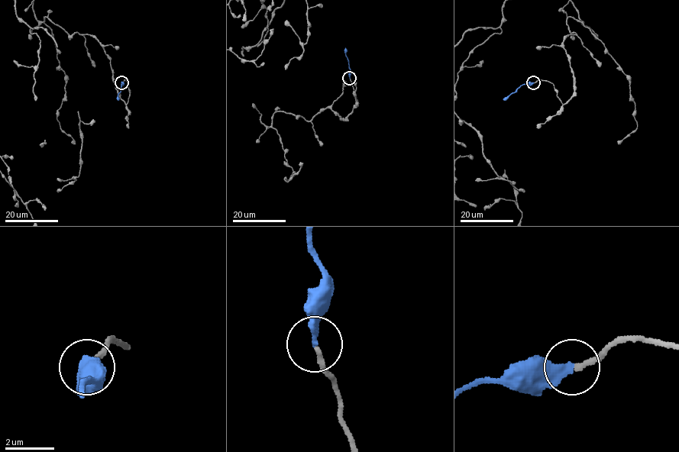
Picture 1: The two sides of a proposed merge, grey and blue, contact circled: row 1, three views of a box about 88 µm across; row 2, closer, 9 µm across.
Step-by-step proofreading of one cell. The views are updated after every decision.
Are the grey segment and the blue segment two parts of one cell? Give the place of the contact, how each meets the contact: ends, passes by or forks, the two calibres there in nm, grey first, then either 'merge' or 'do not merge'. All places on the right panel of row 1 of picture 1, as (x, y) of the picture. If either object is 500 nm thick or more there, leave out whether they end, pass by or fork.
place (533, 82); grey ends; blue ends; calibres 200 and 280 nm; merge

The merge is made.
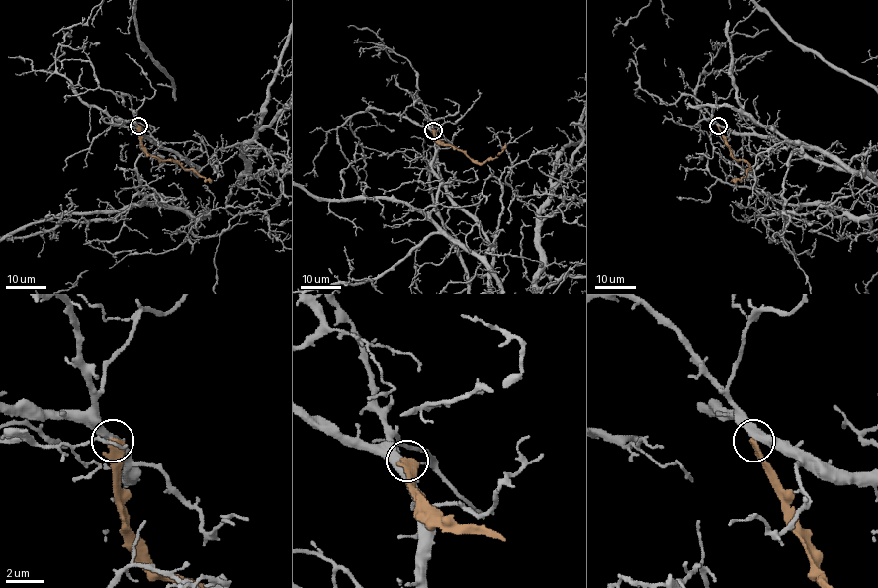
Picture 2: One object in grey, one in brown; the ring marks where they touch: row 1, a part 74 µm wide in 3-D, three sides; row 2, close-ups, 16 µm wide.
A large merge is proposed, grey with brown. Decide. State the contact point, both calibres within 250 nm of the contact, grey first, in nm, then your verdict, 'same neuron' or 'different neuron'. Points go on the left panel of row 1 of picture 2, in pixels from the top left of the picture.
at (138, 126); 440 nm thick on the grey side, 360 nm on the other; different neuron

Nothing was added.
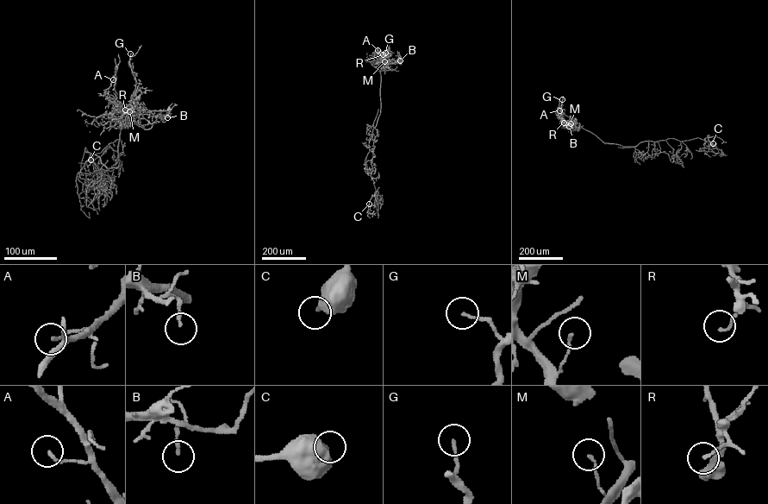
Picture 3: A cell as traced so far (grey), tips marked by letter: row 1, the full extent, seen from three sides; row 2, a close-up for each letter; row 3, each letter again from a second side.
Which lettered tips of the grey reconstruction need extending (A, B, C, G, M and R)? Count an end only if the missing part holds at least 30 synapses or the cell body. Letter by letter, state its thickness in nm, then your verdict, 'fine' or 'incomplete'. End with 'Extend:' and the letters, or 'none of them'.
A: 130 nm | fine
B: 140 nm | fine
C: 500 nm | fine
G: 130 nm | fine
M: 130 nm | fine
R: 120 nm | fine
Extend: none of them

